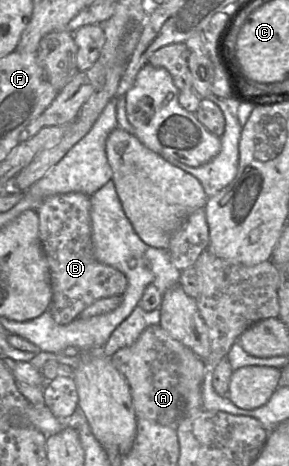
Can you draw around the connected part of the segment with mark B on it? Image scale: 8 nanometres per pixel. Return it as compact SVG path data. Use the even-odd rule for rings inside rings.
M81 192L51 195L36 212L39 217L39 239L50 272L52 302L49 310L56 323L68 324L95 301L125 293L125 274L99 262L94 255L90 196Z

